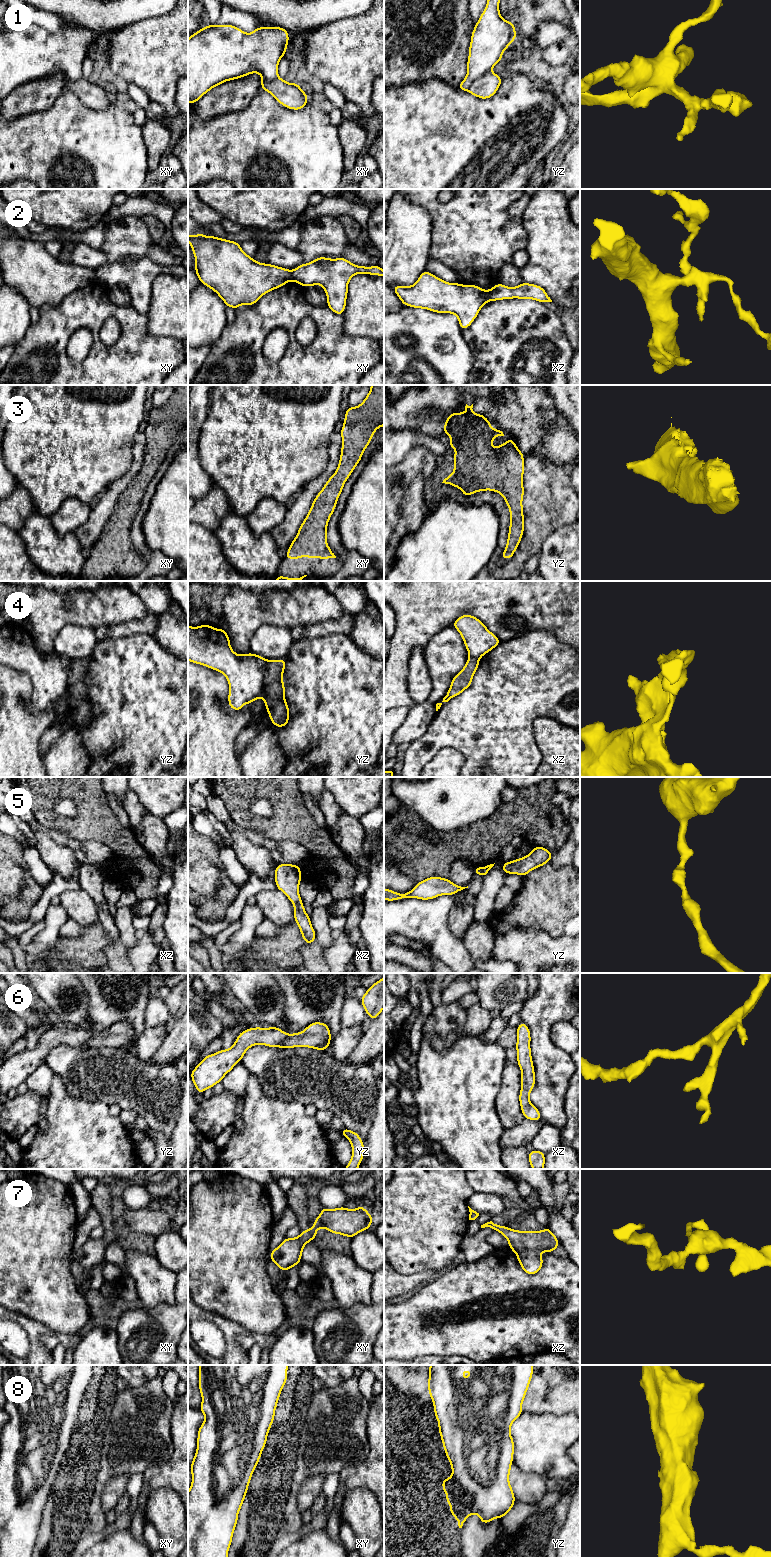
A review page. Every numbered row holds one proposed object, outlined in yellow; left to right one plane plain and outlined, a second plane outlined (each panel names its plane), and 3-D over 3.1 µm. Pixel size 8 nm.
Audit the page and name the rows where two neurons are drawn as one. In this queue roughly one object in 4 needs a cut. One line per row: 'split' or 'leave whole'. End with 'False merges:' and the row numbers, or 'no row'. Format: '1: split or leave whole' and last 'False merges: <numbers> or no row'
1: split
2: split
3: leave whole
4: split
5: leave whole
6: leave whole
7: leave whole
8: leave whole
False merges: 1, 2, 4

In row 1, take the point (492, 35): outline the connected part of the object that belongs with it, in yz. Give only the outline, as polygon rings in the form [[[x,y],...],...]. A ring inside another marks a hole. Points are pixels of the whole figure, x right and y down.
[[[487,0],[485,10],[475,24],[469,45],[468,70],[465,79],[458,86],[460,90],[467,91],[475,79],[490,72],[502,60],[503,52],[517,39],[515,24],[504,20],[500,15],[499,2],[500,0]]]

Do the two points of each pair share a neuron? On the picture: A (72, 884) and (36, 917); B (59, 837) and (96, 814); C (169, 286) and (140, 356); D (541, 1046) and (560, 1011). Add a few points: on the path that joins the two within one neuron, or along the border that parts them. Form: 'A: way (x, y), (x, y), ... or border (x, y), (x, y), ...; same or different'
A: way (61, 884), (45, 899), (41, 906); same
B: border (44, 825), (63, 831), (72, 838), (88, 841); different
C: border (145, 315), (147, 329), (152, 334), (173, 338); different
D: way (541, 1037), (542, 1027), (551, 1018); same

